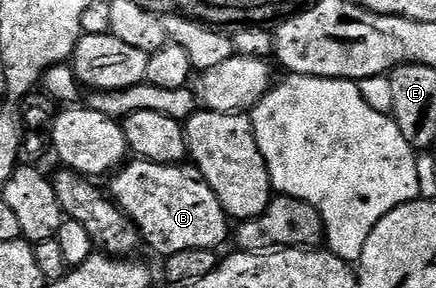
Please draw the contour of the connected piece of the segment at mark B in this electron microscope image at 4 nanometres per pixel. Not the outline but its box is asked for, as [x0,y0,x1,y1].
[109,159,229,257]

